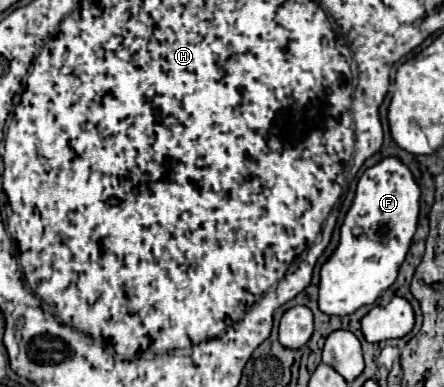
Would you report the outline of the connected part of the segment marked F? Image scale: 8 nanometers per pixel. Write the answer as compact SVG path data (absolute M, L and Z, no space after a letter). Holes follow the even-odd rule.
M387 156L363 172L353 204L341 226L341 240L321 266L319 308L325 314L345 316L365 304L373 304L379 294L395 282L417 228L419 196L421 190L411 170L395 156ZM381 224L389 228L387 244L381 244L377 236Z

